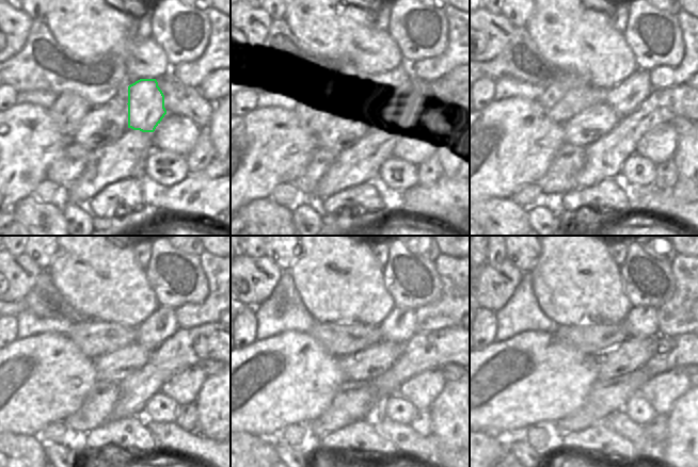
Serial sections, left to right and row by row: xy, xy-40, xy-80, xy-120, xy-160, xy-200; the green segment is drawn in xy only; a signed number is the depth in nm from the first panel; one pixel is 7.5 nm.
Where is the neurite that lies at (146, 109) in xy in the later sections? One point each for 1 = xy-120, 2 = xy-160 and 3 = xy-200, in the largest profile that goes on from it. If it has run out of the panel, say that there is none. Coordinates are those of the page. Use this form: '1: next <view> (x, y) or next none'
1: next xy-120 (162, 323)
2: next xy-160 (400, 324)
3: next xy-200 (640, 321)

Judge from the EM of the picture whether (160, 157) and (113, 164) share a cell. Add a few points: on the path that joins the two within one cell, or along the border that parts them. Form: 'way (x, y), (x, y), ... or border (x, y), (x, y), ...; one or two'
border (153, 148), (145, 161), (143, 174); two

